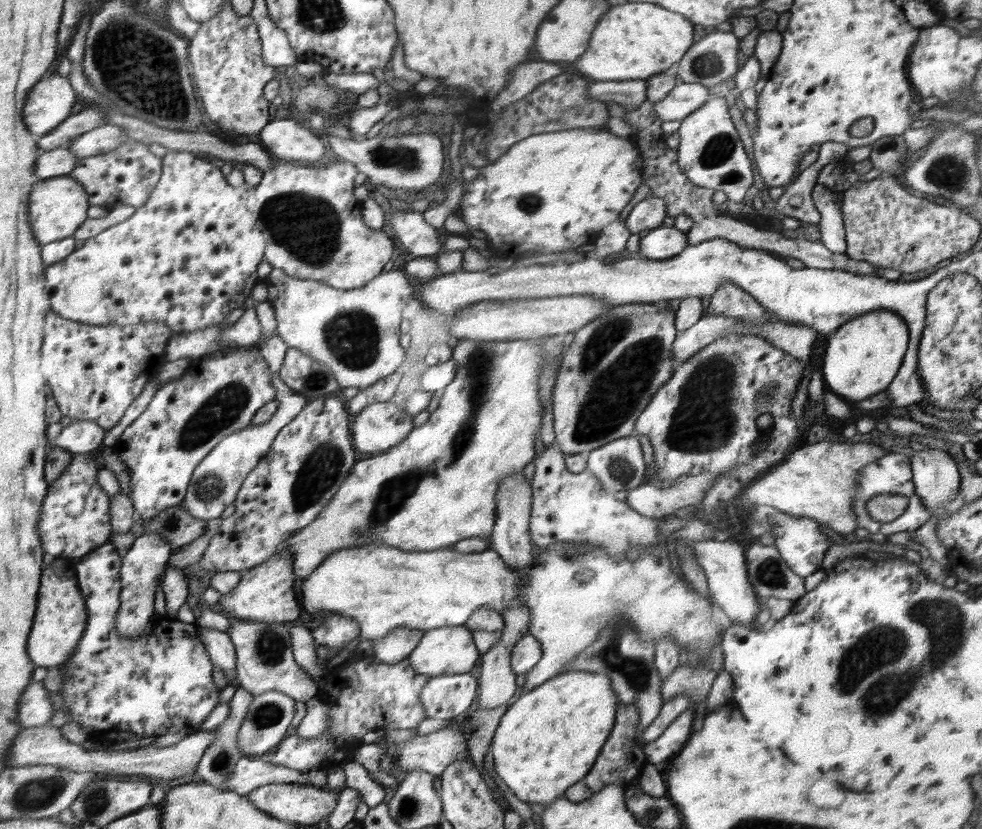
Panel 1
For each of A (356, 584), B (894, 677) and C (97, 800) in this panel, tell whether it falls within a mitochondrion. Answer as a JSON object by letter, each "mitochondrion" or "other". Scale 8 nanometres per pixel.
{"A":"other","B":"mitochondrion","C":"mitochondrion"}

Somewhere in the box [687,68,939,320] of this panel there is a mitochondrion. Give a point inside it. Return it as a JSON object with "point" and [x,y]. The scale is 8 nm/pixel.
{"point":[719,153]}

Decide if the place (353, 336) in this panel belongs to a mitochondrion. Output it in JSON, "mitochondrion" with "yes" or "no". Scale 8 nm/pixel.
{"mitochondrion":"yes"}

